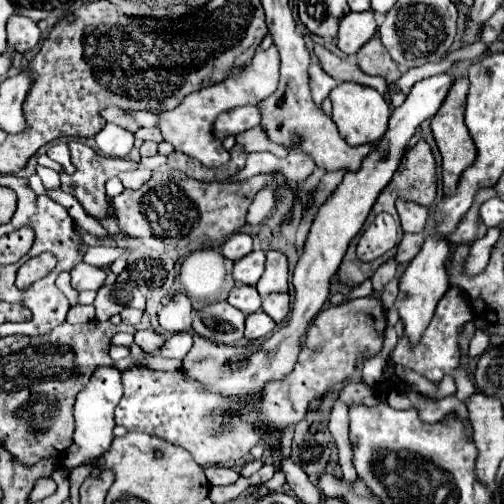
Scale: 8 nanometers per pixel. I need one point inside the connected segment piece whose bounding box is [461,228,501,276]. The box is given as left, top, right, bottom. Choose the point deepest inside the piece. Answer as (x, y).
(479, 254)

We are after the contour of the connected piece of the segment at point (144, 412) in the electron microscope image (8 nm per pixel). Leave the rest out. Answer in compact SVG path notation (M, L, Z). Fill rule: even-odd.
M387 260L377 268L371 278L373 296L321 310L305 334L295 372L281 382L269 382L263 388L263 400L259 404L239 406L237 402L209 394L203 390L203 384L187 380L179 370L159 372L151 368L133 368L123 372L125 394L115 408L115 424L129 432L153 434L181 446L199 466L241 460L257 442L261 442L261 436L255 430L257 426L283 430L289 424L303 420L311 400L323 398L329 390L339 388L345 380L353 378L363 364L363 356L369 358L383 348L387 318L377 296L383 292L385 284L395 278L397 266L397 260Z

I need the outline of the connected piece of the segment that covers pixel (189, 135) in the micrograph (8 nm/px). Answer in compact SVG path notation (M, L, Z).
M271 46L269 50L255 54L253 60L241 68L241 72L231 74L227 80L213 84L211 88L201 88L199 92L193 92L191 96L187 96L187 100L183 100L183 104L179 104L173 110L159 112L157 118L159 118L161 136L165 142L173 144L173 150L199 160L207 168L219 168L229 162L229 152L211 134L213 120L229 108L245 106L245 104L259 104L259 100L265 100L267 96L275 92L277 82L279 82L279 52L275 46Z

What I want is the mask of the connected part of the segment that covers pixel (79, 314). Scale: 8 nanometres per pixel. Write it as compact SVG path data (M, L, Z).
M85 304L73 306L73 308L69 308L69 312L67 312L67 322L71 322L71 324L91 322L91 320L95 320L95 308L93 308L91 304L89 304L89 306L85 306Z

